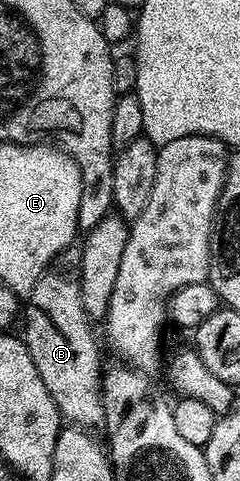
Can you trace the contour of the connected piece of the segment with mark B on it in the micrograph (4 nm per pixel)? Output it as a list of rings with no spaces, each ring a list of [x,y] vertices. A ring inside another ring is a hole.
[[[53,269],[35,279],[24,303],[26,335],[24,342],[44,389],[58,406],[58,414],[67,424],[83,429],[95,429],[108,419],[102,404],[102,377],[104,362],[98,356],[92,320],[81,304],[79,280],[72,274],[61,275]]]

